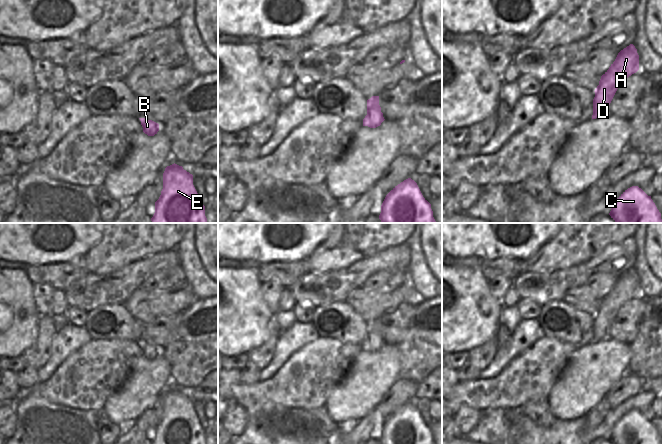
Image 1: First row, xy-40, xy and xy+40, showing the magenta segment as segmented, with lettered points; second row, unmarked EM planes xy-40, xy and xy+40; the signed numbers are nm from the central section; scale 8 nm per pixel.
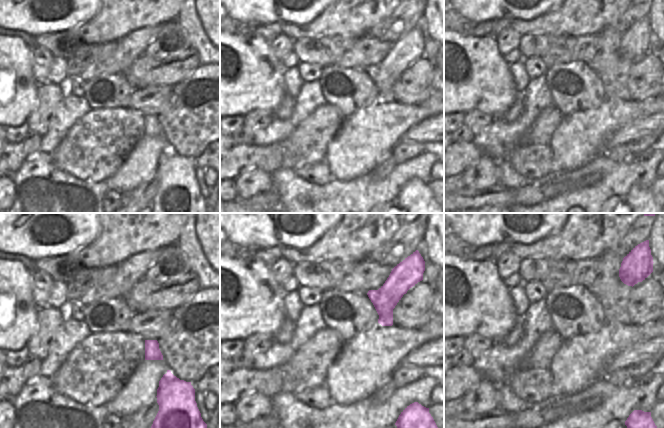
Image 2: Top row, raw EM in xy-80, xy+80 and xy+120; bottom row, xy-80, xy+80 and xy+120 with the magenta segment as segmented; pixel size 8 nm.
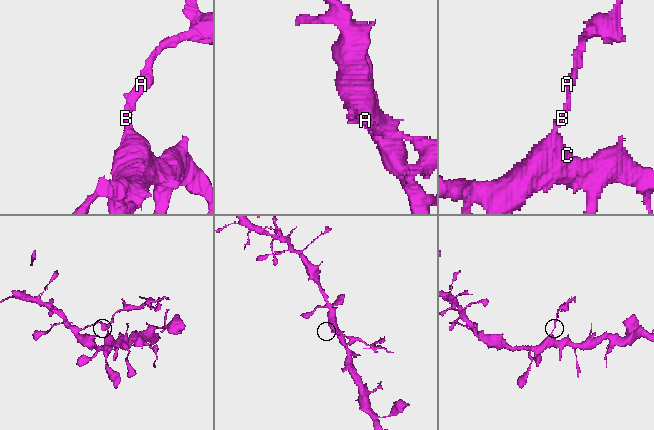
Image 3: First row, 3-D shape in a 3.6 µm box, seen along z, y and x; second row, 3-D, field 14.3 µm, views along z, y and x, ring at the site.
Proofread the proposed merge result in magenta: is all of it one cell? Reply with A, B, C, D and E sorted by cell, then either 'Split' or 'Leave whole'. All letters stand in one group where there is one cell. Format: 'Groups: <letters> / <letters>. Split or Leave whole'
Groups: A D / B C E. Split.

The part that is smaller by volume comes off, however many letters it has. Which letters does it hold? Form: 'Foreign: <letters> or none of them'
Foreign: A, D.

